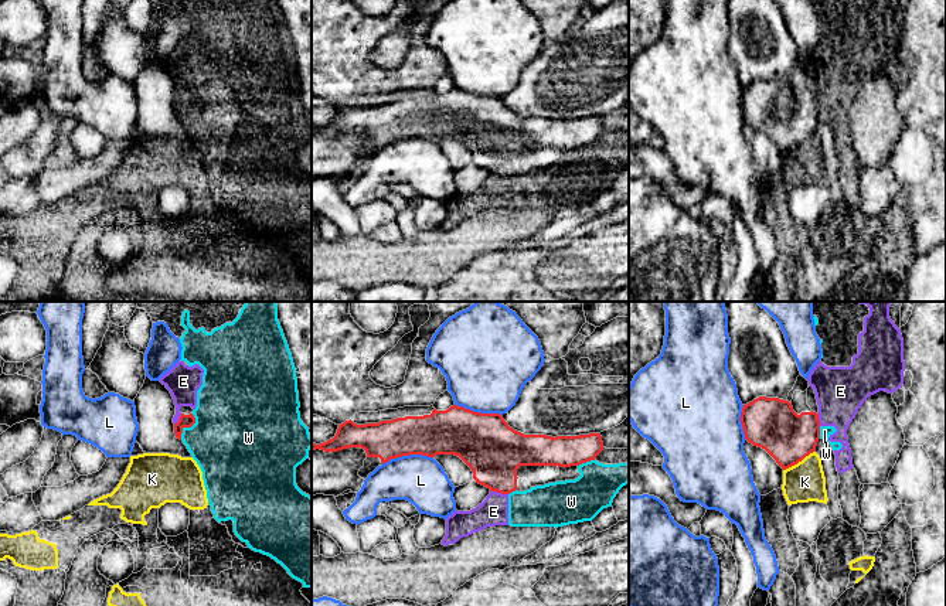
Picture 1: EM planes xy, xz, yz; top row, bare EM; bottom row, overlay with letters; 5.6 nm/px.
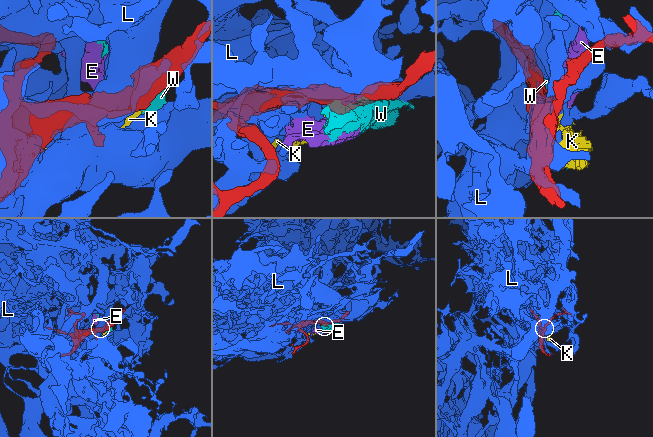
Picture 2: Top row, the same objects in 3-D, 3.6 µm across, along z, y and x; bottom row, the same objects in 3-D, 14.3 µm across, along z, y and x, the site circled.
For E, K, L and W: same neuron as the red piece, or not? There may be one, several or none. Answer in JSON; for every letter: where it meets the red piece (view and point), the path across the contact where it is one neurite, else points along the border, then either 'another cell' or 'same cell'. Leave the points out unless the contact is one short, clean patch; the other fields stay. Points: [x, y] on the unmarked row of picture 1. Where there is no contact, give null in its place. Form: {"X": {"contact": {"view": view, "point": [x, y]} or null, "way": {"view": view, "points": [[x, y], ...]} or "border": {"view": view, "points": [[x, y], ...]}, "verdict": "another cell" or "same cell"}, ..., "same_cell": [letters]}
{"E": {"contact": {"view": "xz", "point": [499, 174]}, "border": {"view": "xz", "points": [[490, 173], [507, 177]]}, "verdict": "another cell"}, "K": {"contact": {"view": "yz", "point": [799, 143]}, "verdict": "another cell"}, "L": {"contact": {"view": "xz", "point": [407, 138]}, "verdict": "another cell"}, "W": {"contact": {"view": "xy", "point": [187, 109]}, "verdict": "another cell"}, "same_cell": []}

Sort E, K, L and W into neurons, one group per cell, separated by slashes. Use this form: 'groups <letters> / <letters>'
groups E W / K / L

